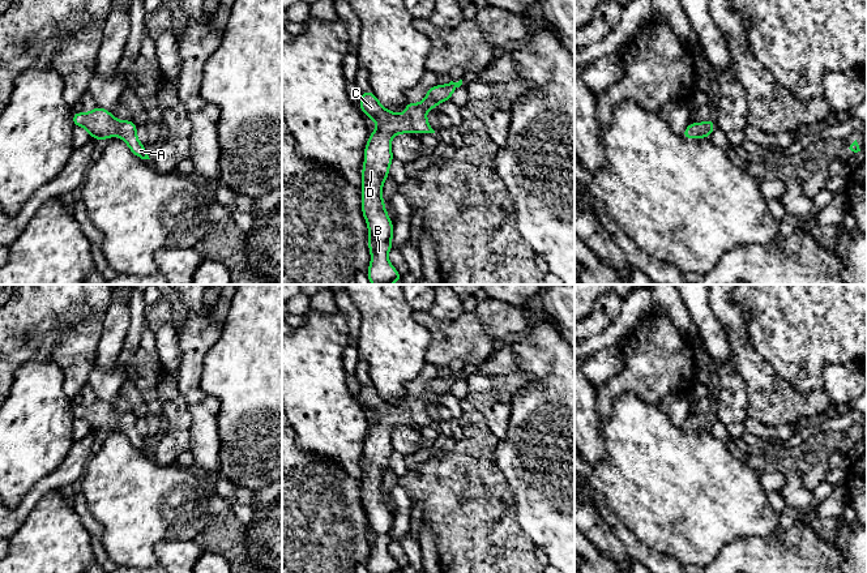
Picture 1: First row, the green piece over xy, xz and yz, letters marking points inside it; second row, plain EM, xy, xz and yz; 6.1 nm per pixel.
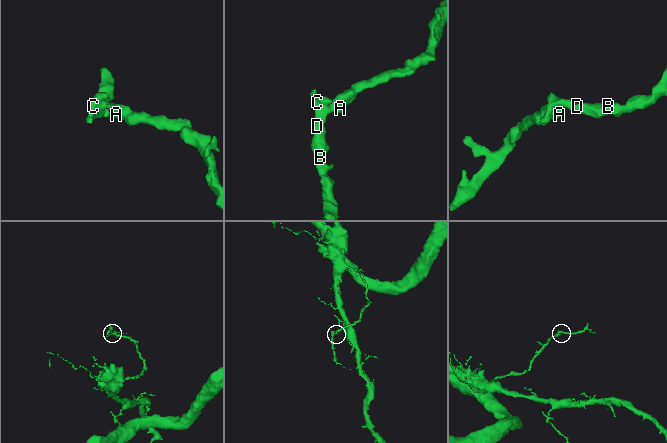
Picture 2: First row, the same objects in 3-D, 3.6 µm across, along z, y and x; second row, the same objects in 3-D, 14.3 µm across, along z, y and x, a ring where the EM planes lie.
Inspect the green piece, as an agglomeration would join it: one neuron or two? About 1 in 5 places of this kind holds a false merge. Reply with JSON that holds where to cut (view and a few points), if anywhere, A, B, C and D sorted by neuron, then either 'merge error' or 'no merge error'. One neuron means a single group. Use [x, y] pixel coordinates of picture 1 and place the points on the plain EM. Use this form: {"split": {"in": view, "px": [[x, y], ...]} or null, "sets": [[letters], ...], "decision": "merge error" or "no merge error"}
{"split": null, "sets": [["A", "B", "C", "D"]], "decision": "no merge error"}

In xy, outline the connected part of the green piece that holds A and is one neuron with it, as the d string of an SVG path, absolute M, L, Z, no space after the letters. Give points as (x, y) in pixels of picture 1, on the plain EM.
M97 398L91 405L72 406L72 414L74 419L85 420L93 432L107 432L118 427L133 448L150 452L145 439L137 431L137 416L132 412L120 414L108 402Z

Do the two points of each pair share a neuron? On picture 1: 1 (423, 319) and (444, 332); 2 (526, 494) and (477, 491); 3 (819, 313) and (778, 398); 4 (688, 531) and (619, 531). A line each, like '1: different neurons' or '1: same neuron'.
1: same neuron
2: different neurons
3: different neurons
4: different neurons

